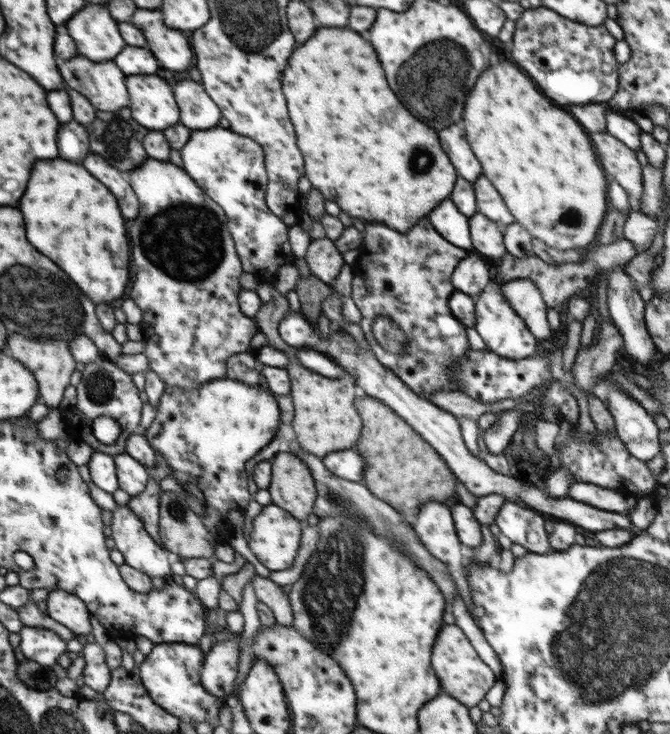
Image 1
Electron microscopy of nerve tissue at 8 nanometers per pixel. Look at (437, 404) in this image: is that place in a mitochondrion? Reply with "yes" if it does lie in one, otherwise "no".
no

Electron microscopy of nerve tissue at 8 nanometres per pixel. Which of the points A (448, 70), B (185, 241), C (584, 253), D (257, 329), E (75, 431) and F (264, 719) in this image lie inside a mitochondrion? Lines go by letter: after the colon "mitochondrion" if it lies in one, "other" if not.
A: mitochondrion
B: mitochondrion
C: other
D: other
E: other
F: mitochondrion

